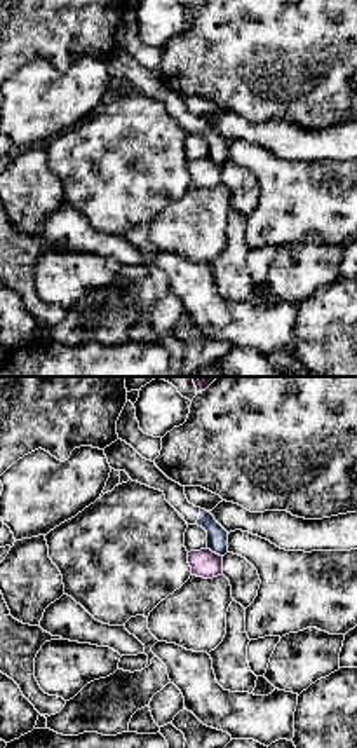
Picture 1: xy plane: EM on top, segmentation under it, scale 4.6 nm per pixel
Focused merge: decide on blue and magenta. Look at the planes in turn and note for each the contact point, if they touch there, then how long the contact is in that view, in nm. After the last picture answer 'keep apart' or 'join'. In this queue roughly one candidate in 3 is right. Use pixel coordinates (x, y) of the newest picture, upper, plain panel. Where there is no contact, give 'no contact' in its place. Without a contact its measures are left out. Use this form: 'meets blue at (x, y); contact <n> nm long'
meets blue at (215, 161); contact 90 nm long

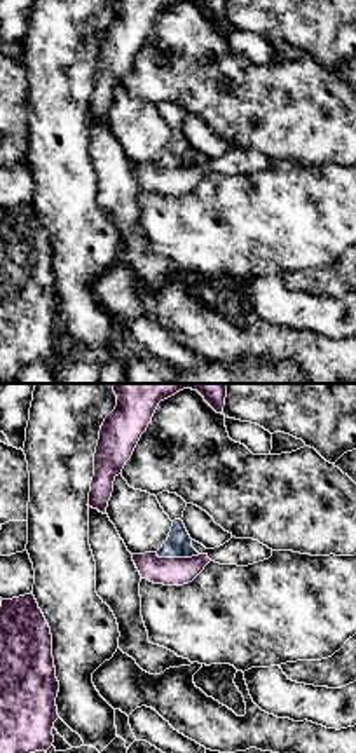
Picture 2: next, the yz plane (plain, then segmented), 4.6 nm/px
meets blue at (178, 166); contact 200 nm long

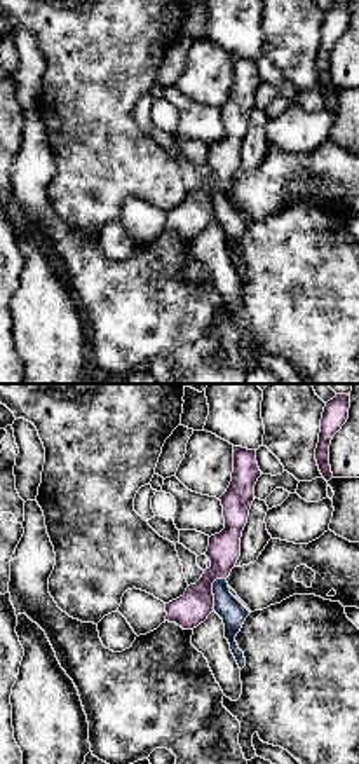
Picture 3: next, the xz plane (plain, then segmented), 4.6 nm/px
meets blue at (213, 199); contact 160 nm long

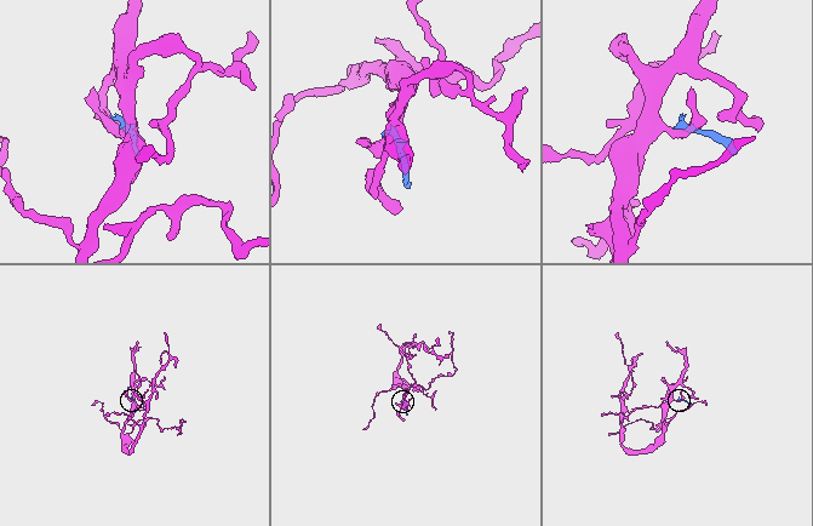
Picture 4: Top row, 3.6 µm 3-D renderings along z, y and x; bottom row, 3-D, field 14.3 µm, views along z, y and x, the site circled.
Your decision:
keep apart

